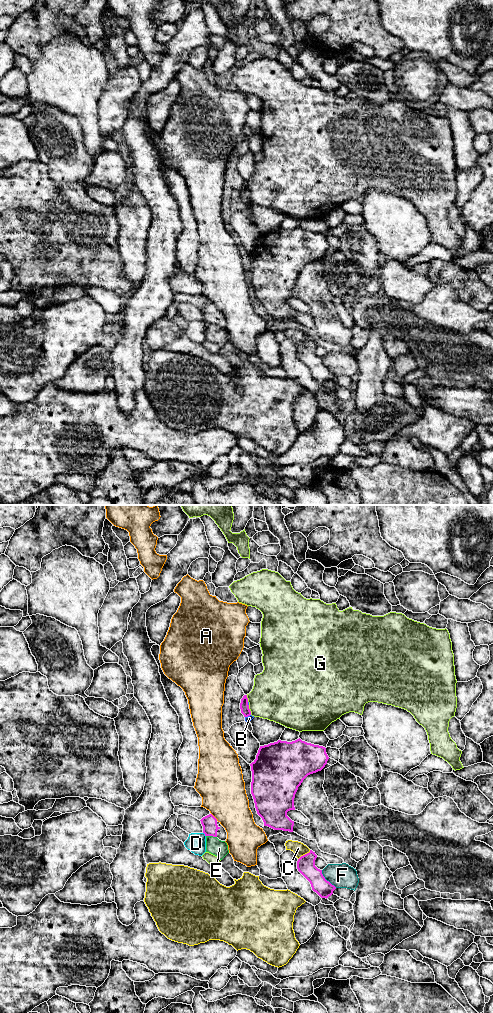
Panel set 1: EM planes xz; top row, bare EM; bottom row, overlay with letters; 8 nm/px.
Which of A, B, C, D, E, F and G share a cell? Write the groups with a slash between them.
A / B / C / D / E / F / G

